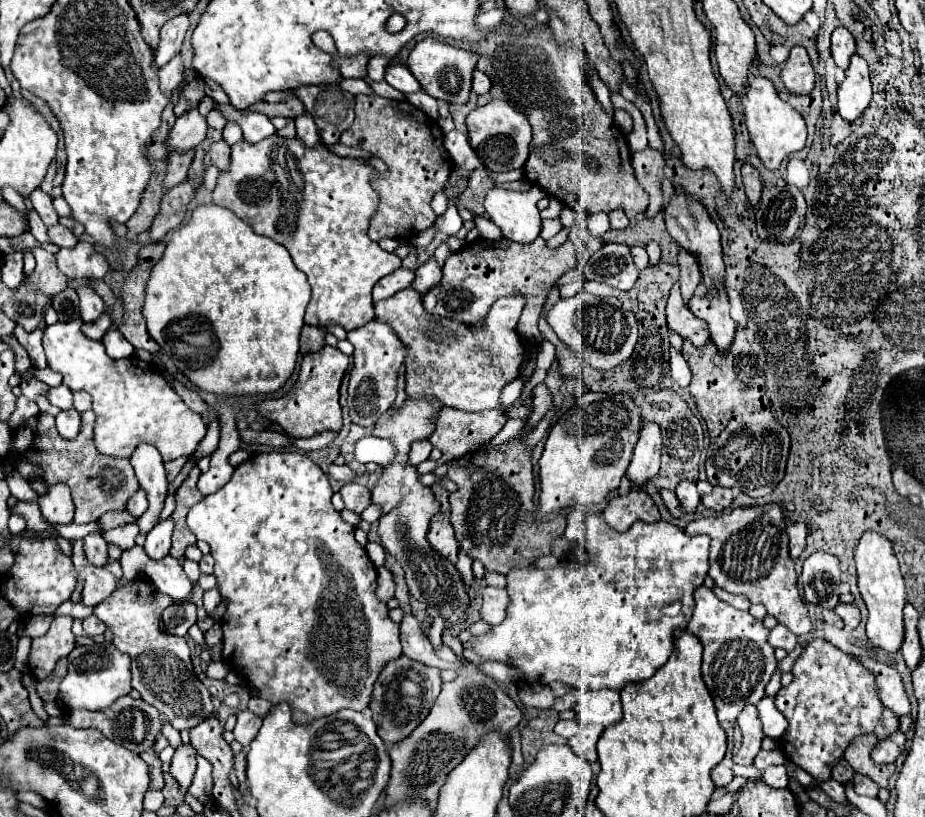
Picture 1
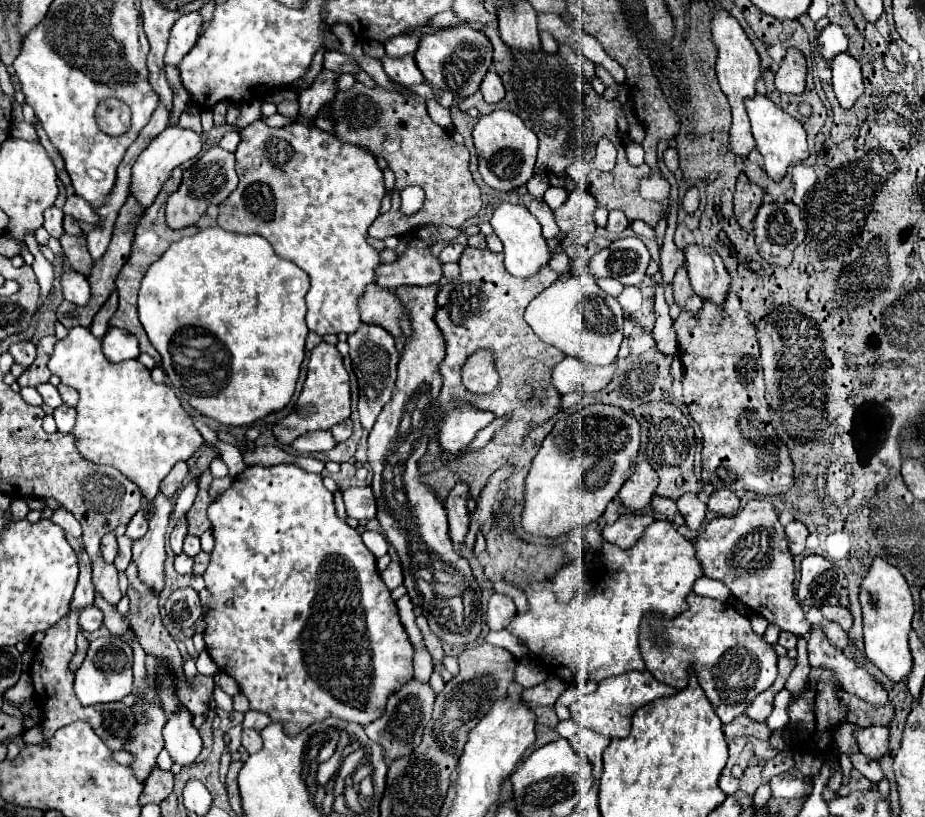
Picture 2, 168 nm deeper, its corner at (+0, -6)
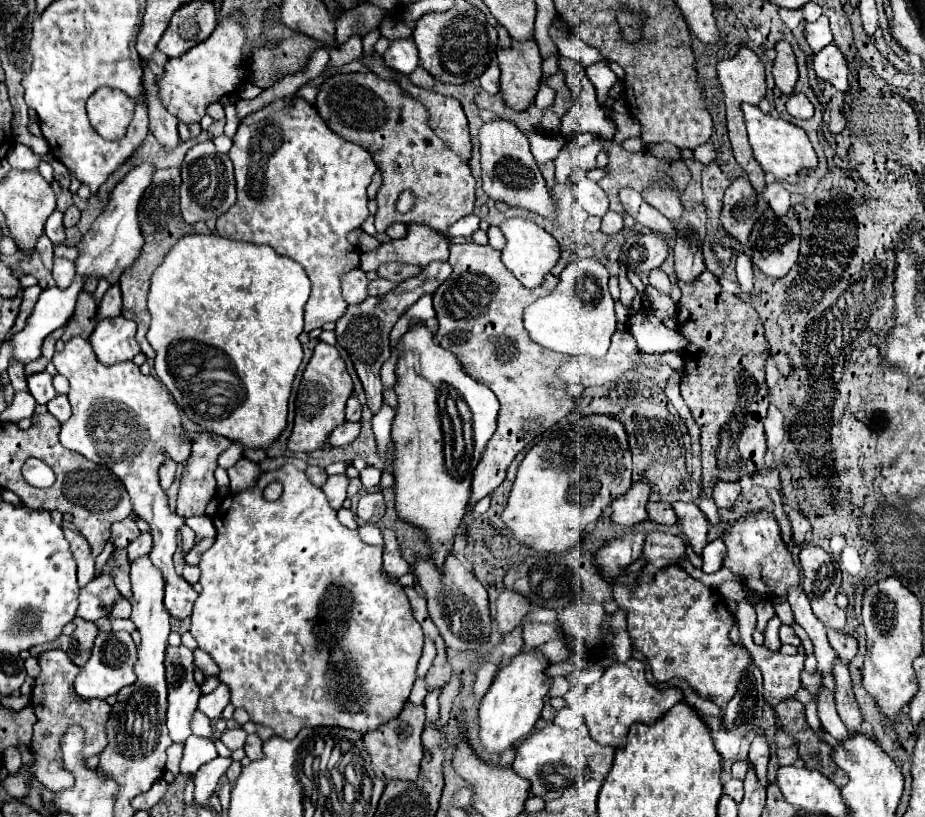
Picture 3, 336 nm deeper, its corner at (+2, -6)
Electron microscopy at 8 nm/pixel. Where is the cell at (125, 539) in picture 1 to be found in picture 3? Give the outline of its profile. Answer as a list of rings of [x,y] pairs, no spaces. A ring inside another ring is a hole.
[[[100,576],[88,582],[80,590],[80,606],[78,606],[78,616],[84,620],[100,620],[110,614],[114,608],[116,600],[120,598],[120,592],[112,584],[110,576]]]

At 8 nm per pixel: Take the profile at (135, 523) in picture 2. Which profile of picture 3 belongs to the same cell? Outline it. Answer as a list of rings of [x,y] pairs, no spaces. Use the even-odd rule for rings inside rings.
[[[142,532],[142,536],[138,536],[136,542],[132,542],[128,546],[128,558],[130,558],[130,562],[134,562],[136,558],[150,556],[150,550],[152,550],[152,536]]]

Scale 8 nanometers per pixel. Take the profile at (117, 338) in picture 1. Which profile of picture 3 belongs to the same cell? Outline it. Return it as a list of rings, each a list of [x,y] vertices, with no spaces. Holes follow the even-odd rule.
[[[116,316],[98,320],[88,340],[98,360],[104,366],[112,366],[116,362],[132,360],[136,354],[140,354],[140,346],[134,336],[136,336],[136,324],[124,316]]]

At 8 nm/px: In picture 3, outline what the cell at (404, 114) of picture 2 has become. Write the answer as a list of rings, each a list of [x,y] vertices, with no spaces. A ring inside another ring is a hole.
[[[352,72],[352,74],[334,74],[324,80],[324,84],[318,90],[316,96],[316,108],[328,128],[332,128],[338,136],[344,140],[350,140],[354,144],[360,144],[372,154],[374,164],[382,172],[382,186],[378,188],[376,202],[378,212],[374,226],[378,232],[384,232],[392,222],[422,222],[436,230],[448,230],[454,222],[458,222],[462,216],[472,214],[474,208],[474,176],[470,174],[468,164],[464,164],[456,154],[452,154],[450,148],[444,148],[444,142],[432,134],[428,128],[428,114],[424,114],[424,108],[420,102],[414,102],[410,96],[404,96],[404,92],[396,90],[392,82],[380,80],[372,72]],[[410,190],[416,198],[416,204],[410,212],[400,214],[396,210],[398,196]]]

